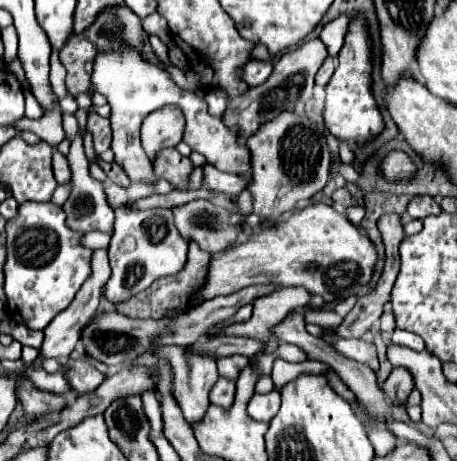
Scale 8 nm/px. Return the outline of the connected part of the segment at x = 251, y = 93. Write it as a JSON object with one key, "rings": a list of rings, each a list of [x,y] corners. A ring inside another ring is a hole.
{"rings":[[[308,38],[294,52],[286,52],[274,64],[274,72],[262,86],[248,88],[244,94],[240,94],[238,98],[234,98],[228,104],[228,108],[222,116],[222,120],[226,122],[226,128],[230,132],[234,132],[238,138],[246,140],[246,138],[250,138],[250,134],[256,134],[264,122],[270,122],[270,118],[276,118],[278,114],[282,114],[282,110],[294,112],[296,104],[308,102],[312,98],[314,76],[316,76],[318,68],[322,66],[324,58],[326,58],[326,46],[322,44],[320,38]]]}

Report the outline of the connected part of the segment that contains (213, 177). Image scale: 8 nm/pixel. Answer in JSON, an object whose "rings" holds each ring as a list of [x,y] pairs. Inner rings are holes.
{"rings":[[[208,162],[202,166],[202,172],[204,172],[202,188],[208,188],[212,192],[224,192],[224,194],[230,194],[232,196],[232,194],[240,194],[246,188],[244,176],[220,172],[214,166],[210,166]]]}

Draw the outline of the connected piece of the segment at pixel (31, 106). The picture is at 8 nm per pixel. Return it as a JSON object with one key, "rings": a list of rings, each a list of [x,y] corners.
{"rings":[[[26,88],[24,90],[25,96],[25,113],[24,116],[29,119],[38,119],[40,118],[42,113],[42,108],[39,104],[36,104],[36,98],[32,96],[32,92]]]}

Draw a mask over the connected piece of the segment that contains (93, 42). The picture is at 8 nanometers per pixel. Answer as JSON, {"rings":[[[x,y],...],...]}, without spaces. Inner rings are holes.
{"rings":[[[112,8],[112,10],[106,10],[102,12],[96,22],[86,28],[82,34],[74,34],[64,50],[60,52],[60,62],[64,64],[66,68],[66,88],[72,96],[78,96],[82,92],[90,92],[90,76],[92,76],[92,64],[94,64],[94,58],[100,50],[106,50],[106,48],[118,48],[122,46],[126,40],[126,46],[132,46],[132,48],[138,48],[152,64],[158,64],[154,54],[152,54],[152,48],[148,44],[148,36],[146,32],[142,30],[142,20],[130,10],[130,8]]]}

